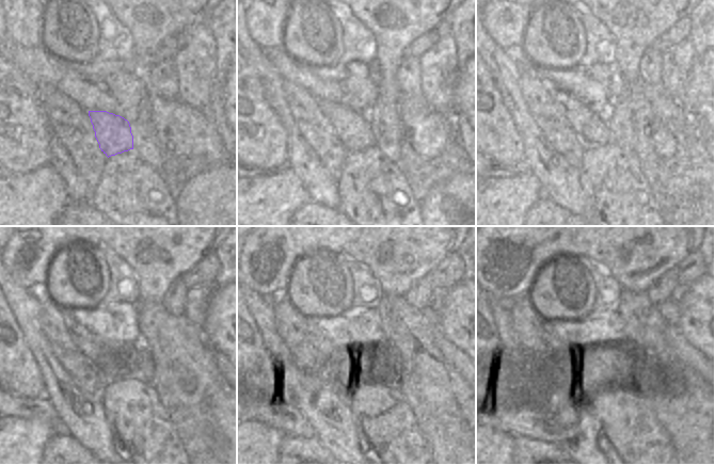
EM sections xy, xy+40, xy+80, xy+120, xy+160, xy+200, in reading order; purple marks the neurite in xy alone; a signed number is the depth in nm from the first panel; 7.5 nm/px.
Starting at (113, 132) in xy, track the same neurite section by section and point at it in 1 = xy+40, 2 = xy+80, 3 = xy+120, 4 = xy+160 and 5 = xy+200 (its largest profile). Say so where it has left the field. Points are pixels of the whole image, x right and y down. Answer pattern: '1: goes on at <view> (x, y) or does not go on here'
1: goes on at xy+40 (352, 128)
2: goes on at xy+80 (591, 127)
3: goes on at xy+120 (89, 343)
4: goes on at xy+160 (319, 340)
5: goes on at xy+200 (555, 345)

